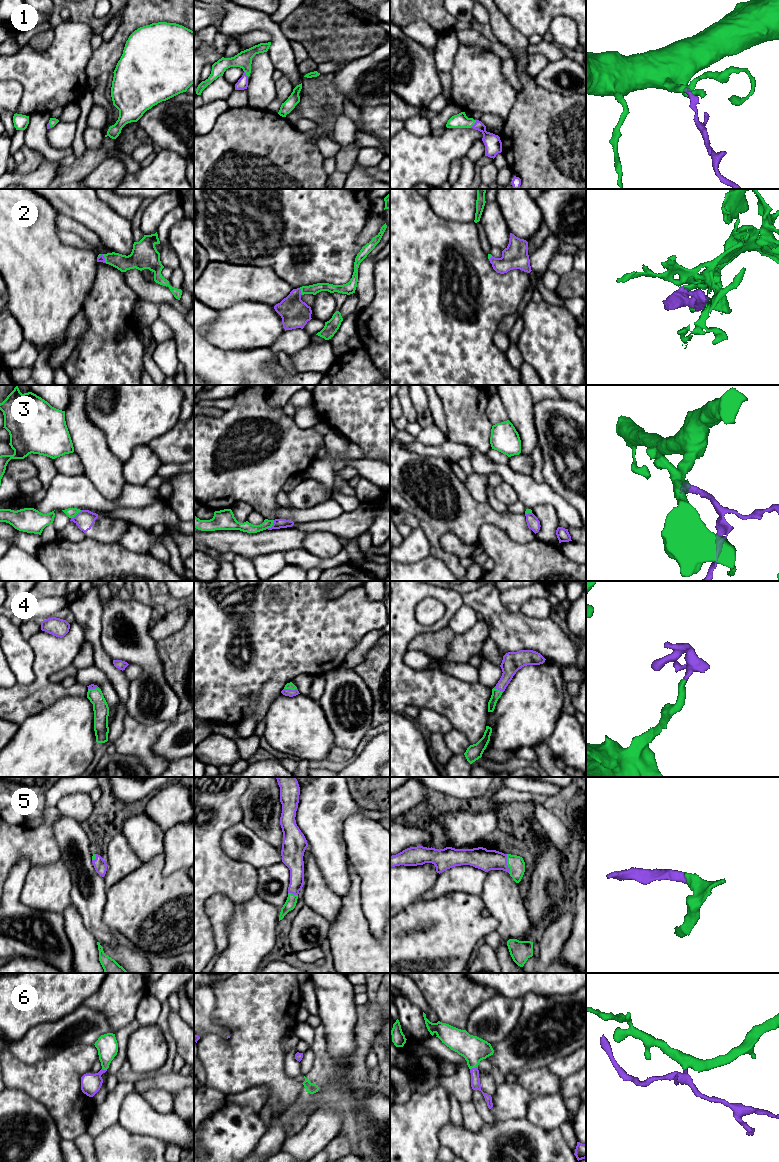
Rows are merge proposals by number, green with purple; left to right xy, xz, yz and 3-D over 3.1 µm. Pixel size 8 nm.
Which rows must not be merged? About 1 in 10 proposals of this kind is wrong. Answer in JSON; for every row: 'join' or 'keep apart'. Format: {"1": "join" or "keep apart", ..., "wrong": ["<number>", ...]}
{"1": "join", "2": "join", "3": "keep apart", "4": "join", "5": "join", "6": "join", "wrong": ["3"]}

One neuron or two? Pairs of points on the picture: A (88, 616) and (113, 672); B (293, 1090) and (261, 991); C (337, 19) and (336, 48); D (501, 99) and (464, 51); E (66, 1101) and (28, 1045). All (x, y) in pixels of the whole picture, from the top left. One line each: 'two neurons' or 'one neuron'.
A: one neuron
B: one neuron
C: one neuron
D: one neuron
E: two neurons

